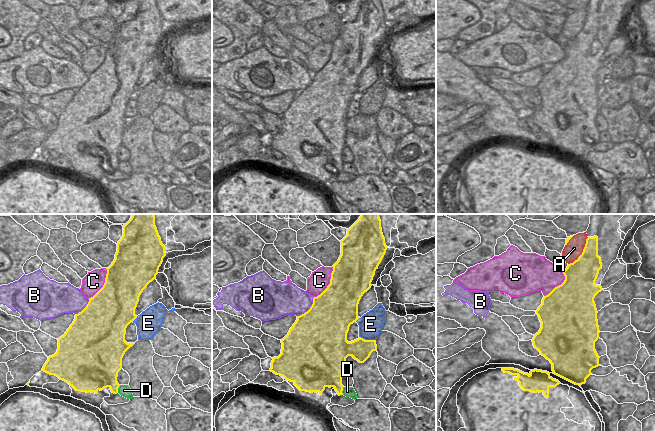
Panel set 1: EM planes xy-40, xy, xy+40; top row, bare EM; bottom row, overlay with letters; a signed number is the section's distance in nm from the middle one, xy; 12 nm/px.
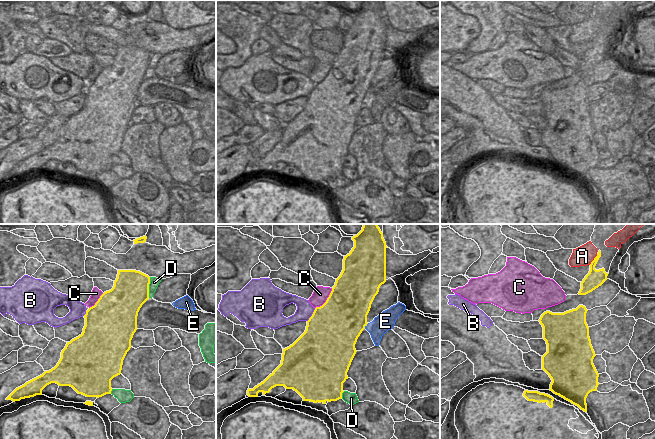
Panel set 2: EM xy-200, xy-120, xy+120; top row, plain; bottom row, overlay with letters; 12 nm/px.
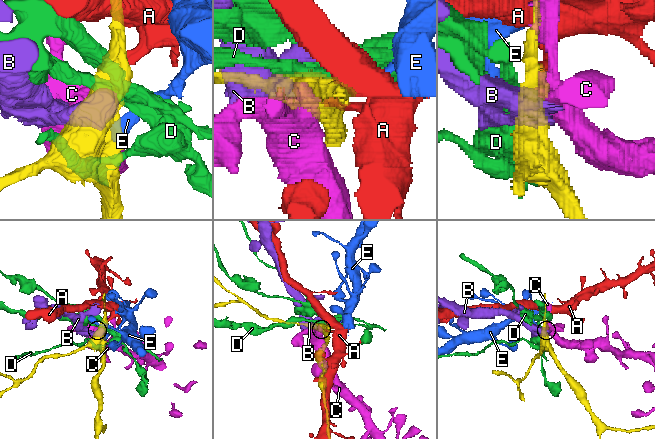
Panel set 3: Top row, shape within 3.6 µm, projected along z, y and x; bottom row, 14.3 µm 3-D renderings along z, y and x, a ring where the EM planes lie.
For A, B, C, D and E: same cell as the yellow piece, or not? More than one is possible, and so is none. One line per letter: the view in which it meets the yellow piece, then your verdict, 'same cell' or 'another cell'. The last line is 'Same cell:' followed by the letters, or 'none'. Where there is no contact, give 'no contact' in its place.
A: xy+40 | another cell
B: xy | another cell
C: xy | another cell
D: xy | another cell
E: xy | another cell
Same cell: none

